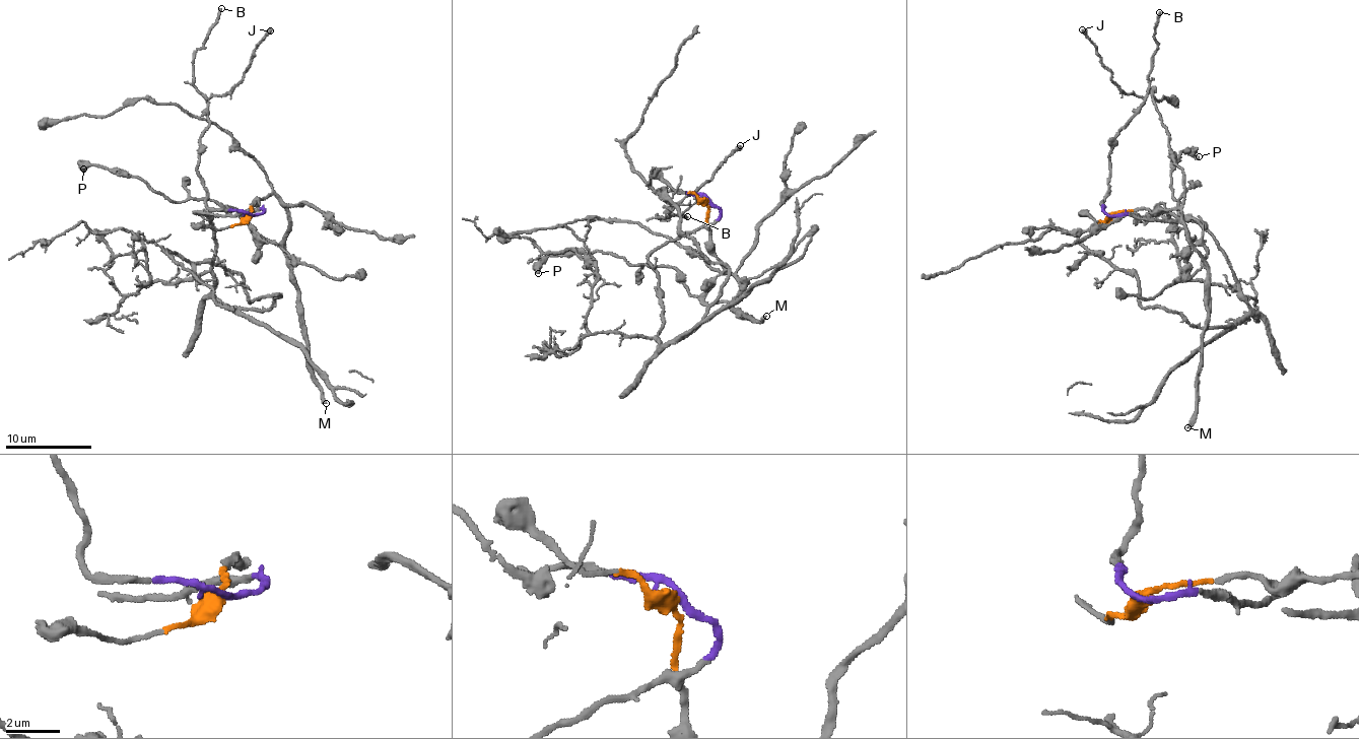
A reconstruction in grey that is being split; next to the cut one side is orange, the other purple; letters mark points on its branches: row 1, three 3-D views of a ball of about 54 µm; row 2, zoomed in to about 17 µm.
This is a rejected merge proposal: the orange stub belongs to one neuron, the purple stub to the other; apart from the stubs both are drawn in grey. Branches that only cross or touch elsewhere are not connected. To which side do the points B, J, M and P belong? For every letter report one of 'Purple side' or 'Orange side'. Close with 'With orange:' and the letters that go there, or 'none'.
B: Purple side
J: Purple side
M: Orange side
P: Orange side
With orange: M, P

